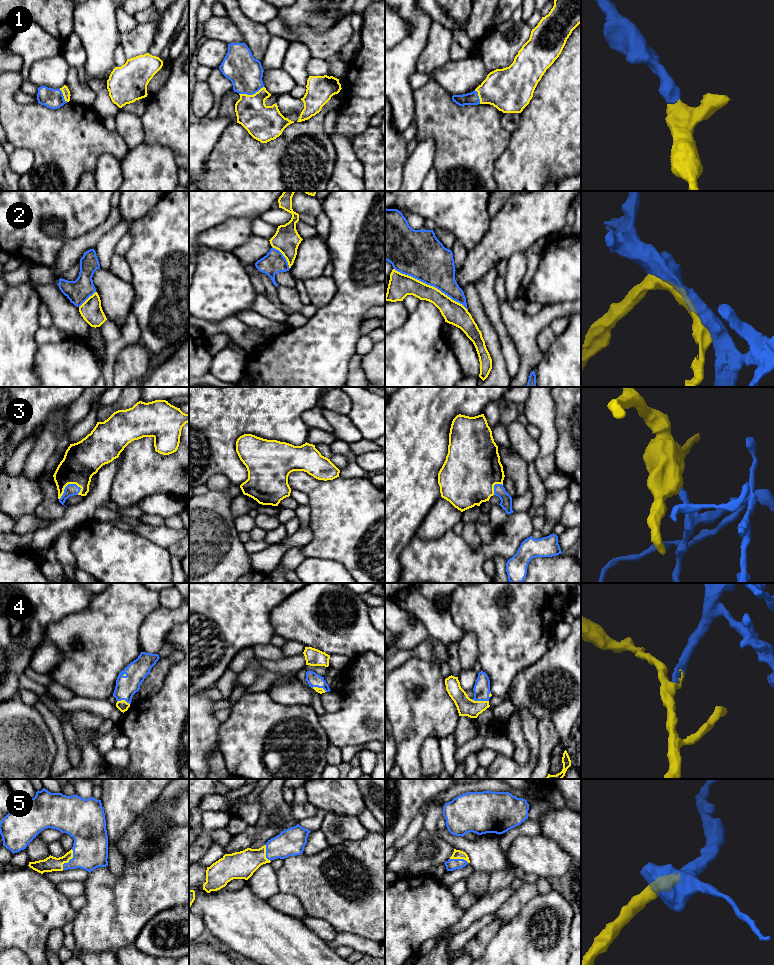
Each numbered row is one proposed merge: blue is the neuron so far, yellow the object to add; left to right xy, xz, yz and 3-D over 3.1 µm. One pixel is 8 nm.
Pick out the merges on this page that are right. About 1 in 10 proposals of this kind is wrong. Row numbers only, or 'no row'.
1, 2, 3, 4, 5

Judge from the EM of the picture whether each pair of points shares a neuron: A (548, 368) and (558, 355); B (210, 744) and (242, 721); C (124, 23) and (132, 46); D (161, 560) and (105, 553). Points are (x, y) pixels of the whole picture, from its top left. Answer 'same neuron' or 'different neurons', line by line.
A: same neuron
B: different neurons
C: different neurons
D: same neuron

